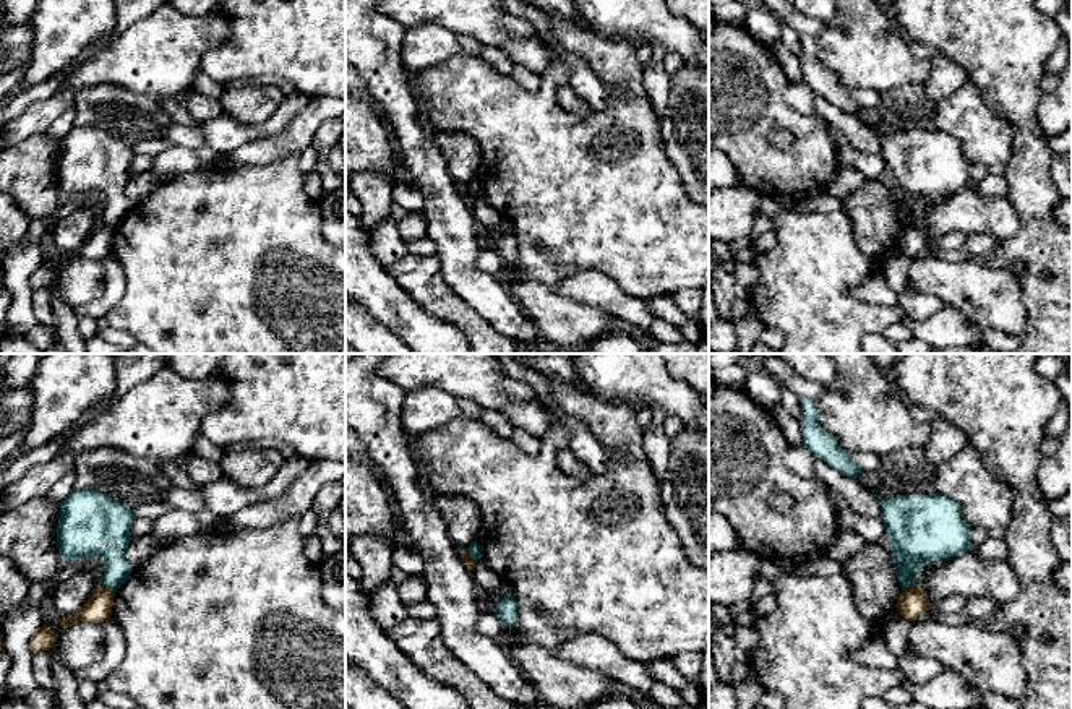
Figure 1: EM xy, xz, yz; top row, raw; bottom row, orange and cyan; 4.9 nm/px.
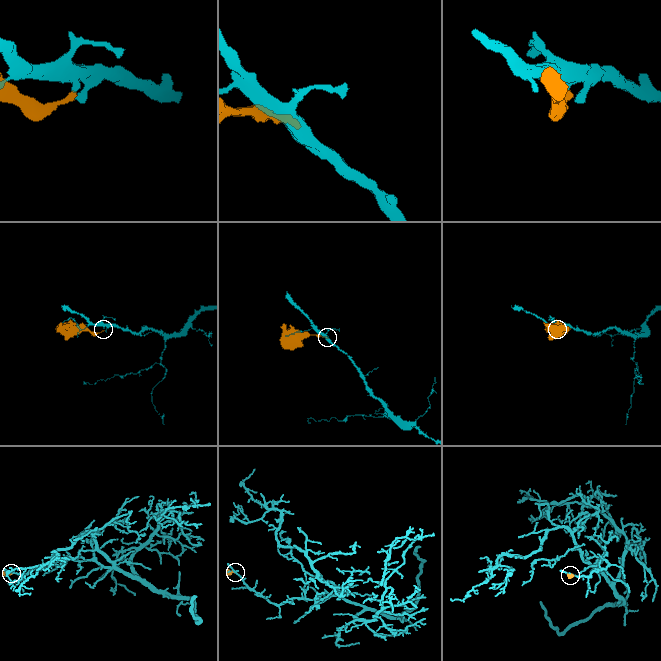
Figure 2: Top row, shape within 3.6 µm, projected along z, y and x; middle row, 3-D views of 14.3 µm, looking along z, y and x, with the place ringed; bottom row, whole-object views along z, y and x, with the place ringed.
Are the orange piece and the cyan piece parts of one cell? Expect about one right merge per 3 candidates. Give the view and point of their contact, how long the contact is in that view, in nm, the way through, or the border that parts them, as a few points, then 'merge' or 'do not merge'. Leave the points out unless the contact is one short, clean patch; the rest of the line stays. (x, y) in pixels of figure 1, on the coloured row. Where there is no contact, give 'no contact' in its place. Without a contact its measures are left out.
xy (106, 588) | 90 nm | along xy (101, 584), (114, 594) | do not merge

